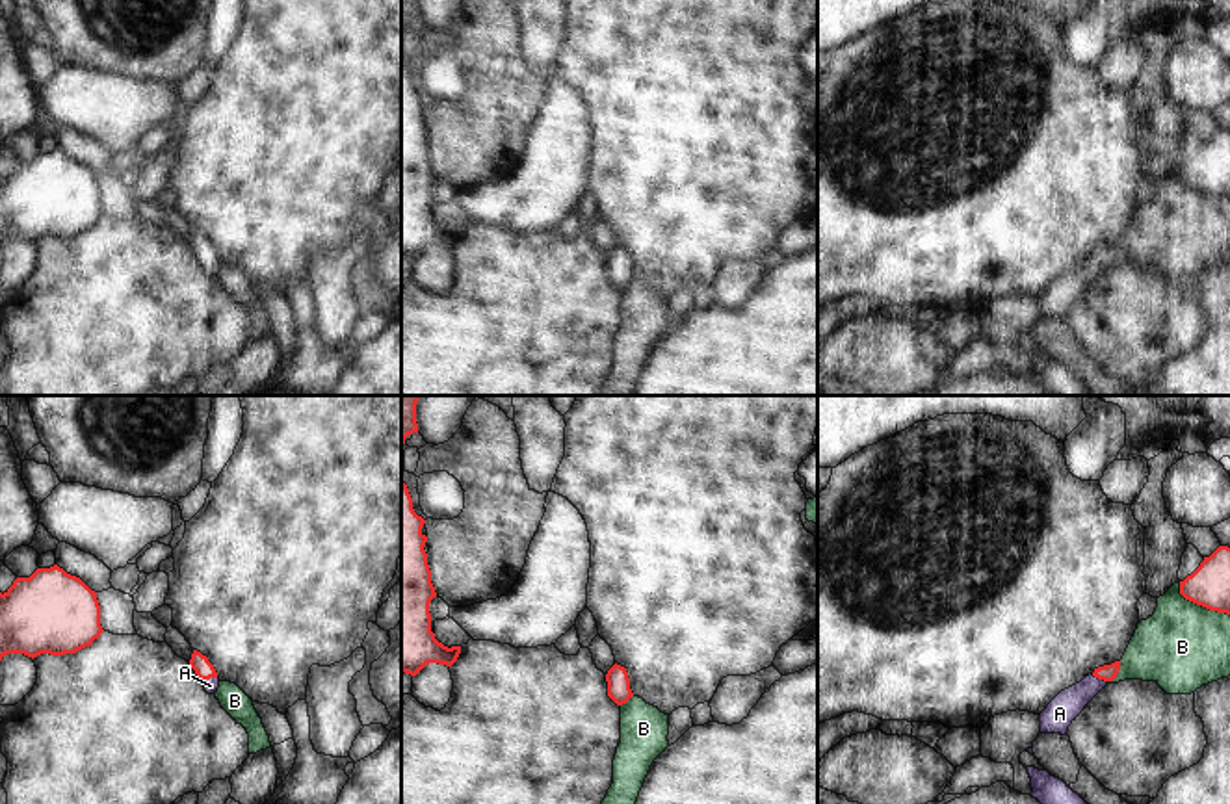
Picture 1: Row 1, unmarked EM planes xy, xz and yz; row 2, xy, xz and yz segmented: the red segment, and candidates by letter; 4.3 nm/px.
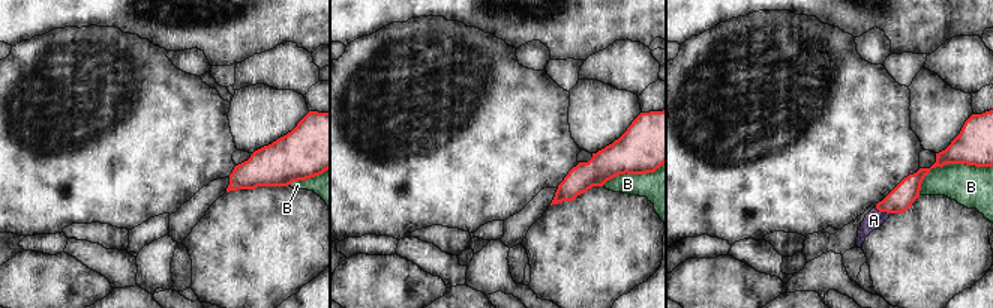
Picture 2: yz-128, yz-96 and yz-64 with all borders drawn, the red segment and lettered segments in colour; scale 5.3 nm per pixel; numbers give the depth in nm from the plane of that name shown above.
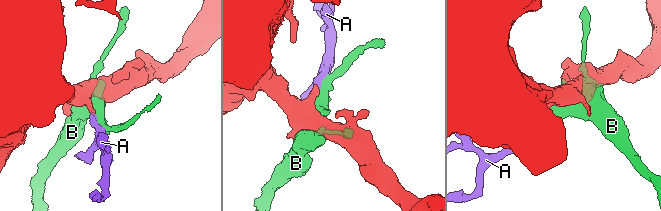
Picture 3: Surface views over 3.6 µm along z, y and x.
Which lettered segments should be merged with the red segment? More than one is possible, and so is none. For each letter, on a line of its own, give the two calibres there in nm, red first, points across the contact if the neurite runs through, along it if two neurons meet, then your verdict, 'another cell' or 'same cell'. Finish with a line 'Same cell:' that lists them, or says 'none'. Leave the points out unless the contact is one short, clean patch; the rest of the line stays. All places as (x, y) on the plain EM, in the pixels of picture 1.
A: 80/70 nm | across xy (199, 247), (209, 262), (210, 270) | same cell
B: 180/380 nm | another cell
Same cell: A

